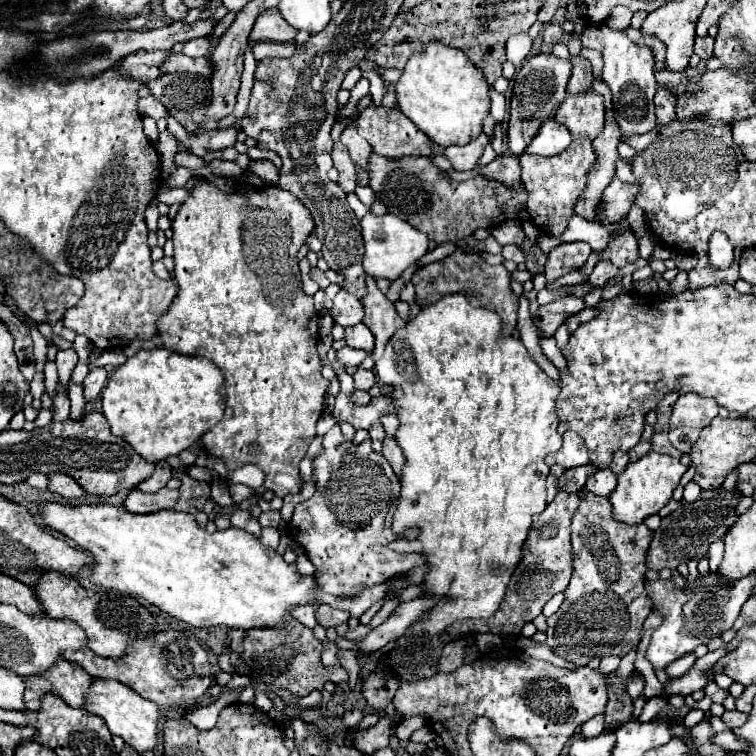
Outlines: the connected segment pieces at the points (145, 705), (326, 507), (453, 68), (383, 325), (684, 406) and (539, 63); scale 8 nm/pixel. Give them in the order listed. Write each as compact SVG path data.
M96 678L90 684L90 690L86 690L84 708L96 716L100 716L110 734L120 736L126 744L130 744L136 752L146 752L156 746L156 734L158 734L158 706L154 702L144 700L140 694L130 690L128 686L122 686L120 682L108 680L108 678Z
M338 424L324 434L322 452L314 460L312 480L320 496L296 506L290 530L306 550L308 560L318 568L316 578L322 592L332 596L356 596L360 588L382 584L414 566L426 564L422 554L398 554L386 544L394 542L392 512L400 496L400 480L388 460L374 452L370 438L362 444L344 440Z
M430 42L424 52L414 54L402 78L396 82L398 106L438 146L464 146L480 136L482 122L490 112L488 82L462 50Z
M366 278L366 284L368 284L368 294L362 298L364 310L366 310L364 324L374 334L376 346L372 350L372 358L374 362L378 362L382 358L386 342L394 336L396 330L406 326L406 322L396 314L394 304L378 290L374 278Z
M682 394L670 416L670 444L680 452L688 454L692 444L698 440L702 428L718 416L718 404L714 398L704 398L700 394Z
M536 54L526 58L520 64L520 70L516 72L514 80L512 80L512 96L510 96L510 122L508 122L508 148L514 156L520 156L524 152L524 148L530 144L530 140L534 138L534 134L538 132L538 128L546 122L552 120L558 106L562 104L562 98L566 98L566 84L570 78L570 60L562 60L556 58L554 54Z

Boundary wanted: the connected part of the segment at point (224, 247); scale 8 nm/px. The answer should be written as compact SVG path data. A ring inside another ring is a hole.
M200 180L172 220L174 279L178 282L178 294L158 320L158 334L166 350L204 356L218 364L226 376L228 414L214 430L202 436L204 448L222 458L230 470L256 464L266 472L264 486L280 498L300 492L302 480L298 462L306 456L316 436L316 422L324 410L328 388L328 380L320 374L322 364L316 352L318 312L312 296L302 290L296 256L312 230L314 220L306 206L294 194L278 186L268 186L258 194L228 194L218 190L212 182Z

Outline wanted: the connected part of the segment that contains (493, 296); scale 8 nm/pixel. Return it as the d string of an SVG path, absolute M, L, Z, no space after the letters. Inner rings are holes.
M456 250L454 254L446 256L440 262L420 266L412 276L412 284L416 288L416 304L420 308L434 304L444 294L466 292L466 294L478 298L480 308L490 308L502 318L502 336L512 336L512 332L516 328L516 318L518 318L518 296L512 292L510 280L512 280L510 272L502 264L490 266L484 262L484 258L480 254L466 254L462 250ZM456 282L464 282L464 284L456 284Z

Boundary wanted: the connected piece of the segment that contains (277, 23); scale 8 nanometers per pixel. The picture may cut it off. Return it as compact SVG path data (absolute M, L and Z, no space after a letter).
M276 8L266 10L262 16L258 16L250 42L260 42L260 40L270 40L270 42L292 42L296 38L296 30L278 14Z

